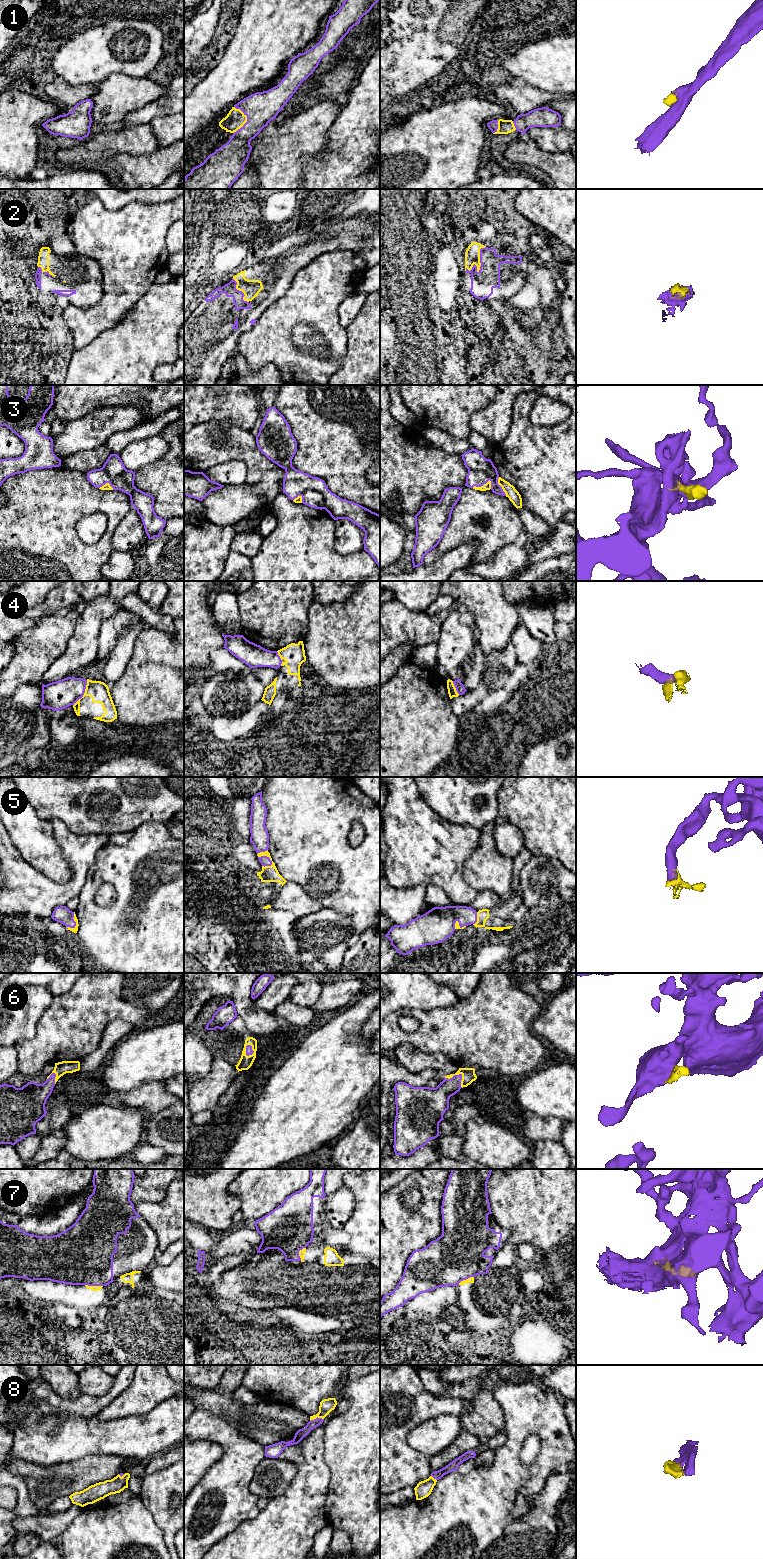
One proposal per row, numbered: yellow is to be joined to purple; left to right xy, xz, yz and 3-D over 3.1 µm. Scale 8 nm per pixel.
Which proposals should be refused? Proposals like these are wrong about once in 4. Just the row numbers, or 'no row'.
4

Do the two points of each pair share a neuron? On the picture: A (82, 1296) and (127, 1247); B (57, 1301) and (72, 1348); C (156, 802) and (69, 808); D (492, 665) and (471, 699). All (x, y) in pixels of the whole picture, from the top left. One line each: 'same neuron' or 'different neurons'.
A: same neuron
B: different neurons
C: same neuron
D: same neuron

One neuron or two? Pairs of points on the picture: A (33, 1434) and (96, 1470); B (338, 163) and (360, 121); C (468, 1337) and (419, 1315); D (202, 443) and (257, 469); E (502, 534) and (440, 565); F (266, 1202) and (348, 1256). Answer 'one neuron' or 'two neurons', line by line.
A: two neurons
B: one neuron
C: two neurons
D: one neuron
E: two neurons
F: two neurons

